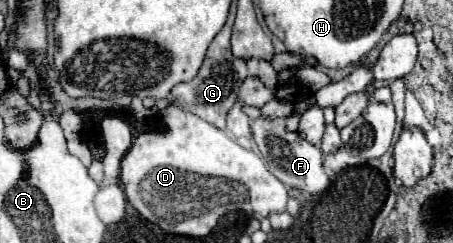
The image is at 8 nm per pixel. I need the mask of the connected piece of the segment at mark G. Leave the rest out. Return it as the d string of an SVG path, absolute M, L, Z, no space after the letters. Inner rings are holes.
M226 23L222 27L222 31L214 37L214 41L208 47L206 59L198 71L198 75L188 81L188 83L180 83L170 91L170 101L172 105L182 107L184 111L190 111L198 117L202 117L204 121L224 129L224 121L226 121L226 113L230 111L230 107L236 103L238 97L238 89L242 85L242 81L248 77L248 69L246 69L246 61L244 59L236 59L230 53L230 25Z

